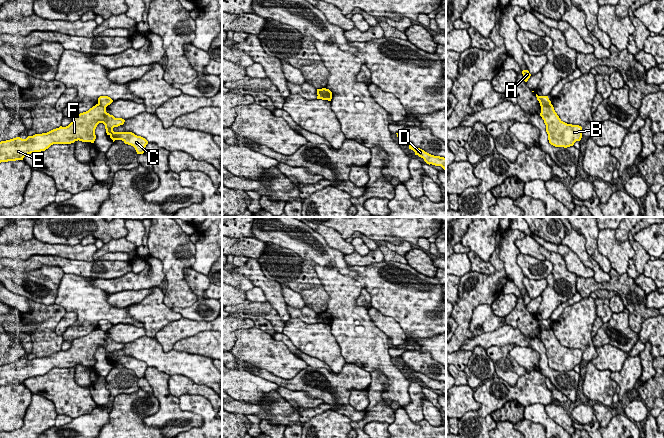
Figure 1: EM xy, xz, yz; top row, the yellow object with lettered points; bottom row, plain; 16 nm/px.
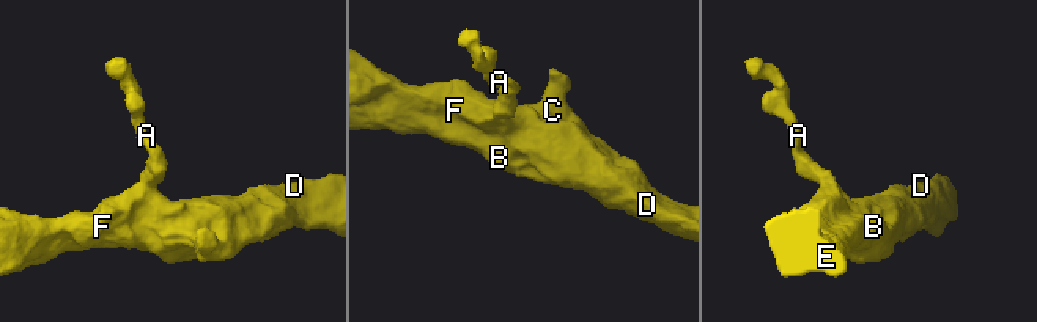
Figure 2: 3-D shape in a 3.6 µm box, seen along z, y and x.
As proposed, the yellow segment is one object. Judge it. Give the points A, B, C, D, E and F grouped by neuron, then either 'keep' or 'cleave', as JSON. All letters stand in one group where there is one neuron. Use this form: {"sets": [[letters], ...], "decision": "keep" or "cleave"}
{"sets": [["A"], ["B", "C", "D", "E", "F"]], "decision": "cleave"}

